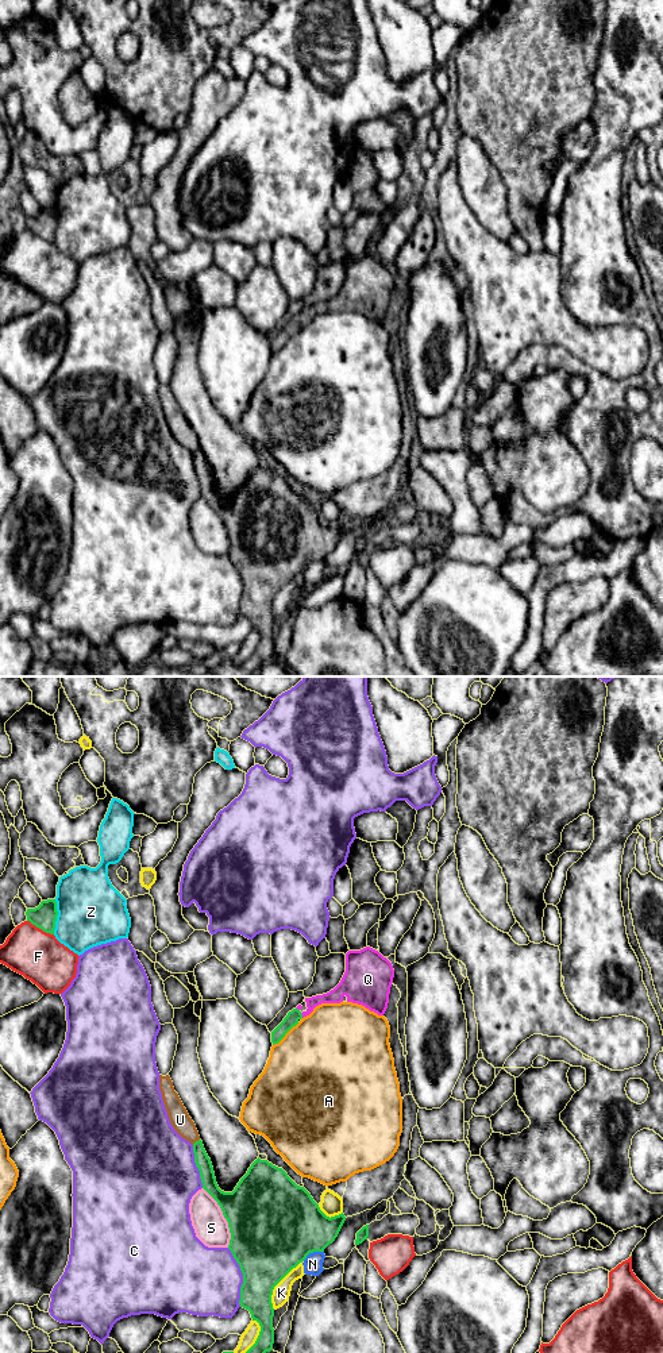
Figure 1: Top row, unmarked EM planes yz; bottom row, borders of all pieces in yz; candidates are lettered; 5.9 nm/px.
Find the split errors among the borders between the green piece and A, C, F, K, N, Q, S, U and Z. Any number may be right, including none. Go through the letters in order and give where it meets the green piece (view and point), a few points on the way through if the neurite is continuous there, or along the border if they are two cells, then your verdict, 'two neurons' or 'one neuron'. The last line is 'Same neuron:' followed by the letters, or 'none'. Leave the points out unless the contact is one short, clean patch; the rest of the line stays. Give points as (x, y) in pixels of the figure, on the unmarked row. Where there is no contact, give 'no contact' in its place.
A: meets green in yz at (285, 342); two neurons
C: meets green in yz at (243, 586); two neurons
F: meets green in yz at (41, 236); two neurons
K: meets green in yz at (277, 592); two neurons
N: meets green in yz at (312, 561); two neurons
Q: meets green in yz at (301, 324); runs through yz (292, 327), (301, 324), (319, 308), (335, 304); one neuron
S: meets green in yz at (224, 525); two neurons
U: meets green in yz at (196, 450); two neurons
Z: meets green in yz at (56, 226); two neurons
Same neuron: Q

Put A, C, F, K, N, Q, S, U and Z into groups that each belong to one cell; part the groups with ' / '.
A / C / F / K / N / Q / S / U / Z

